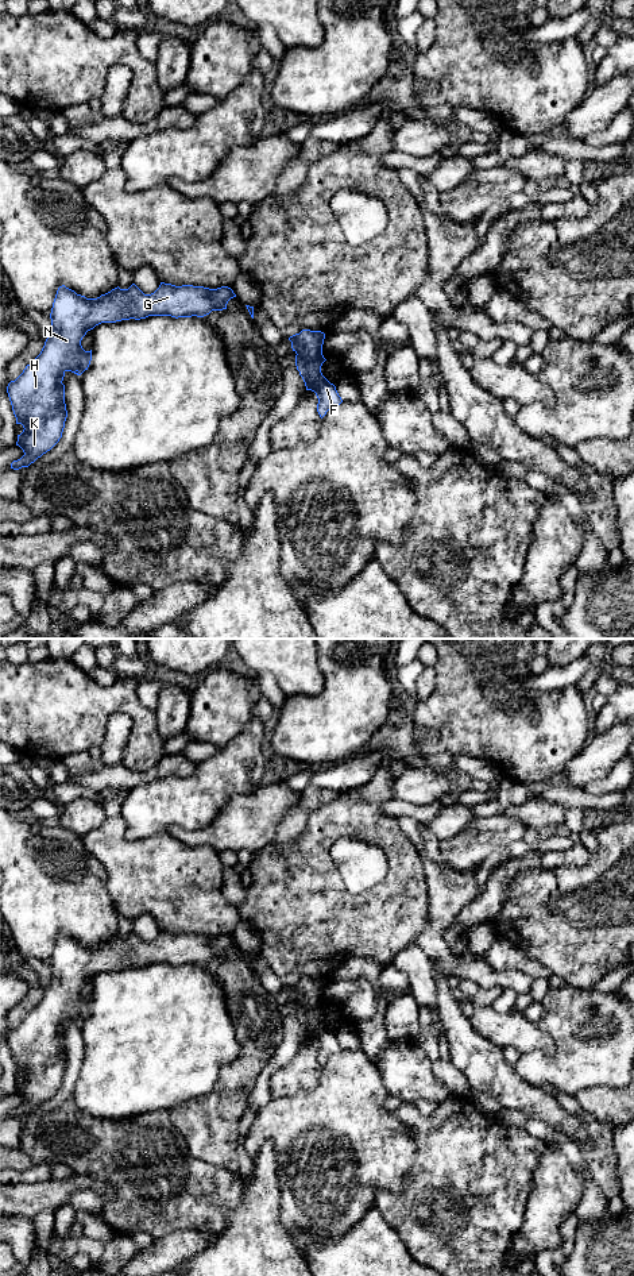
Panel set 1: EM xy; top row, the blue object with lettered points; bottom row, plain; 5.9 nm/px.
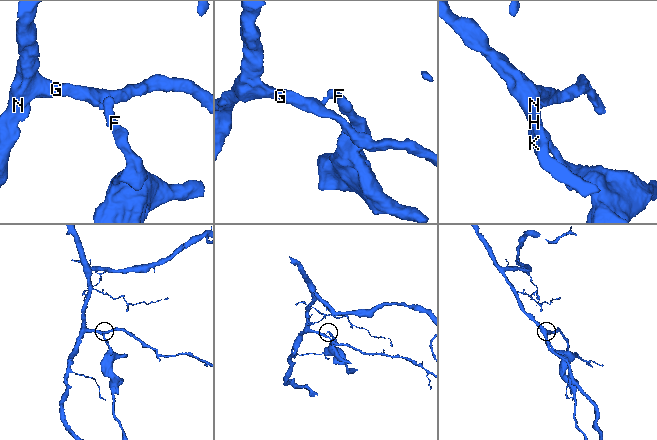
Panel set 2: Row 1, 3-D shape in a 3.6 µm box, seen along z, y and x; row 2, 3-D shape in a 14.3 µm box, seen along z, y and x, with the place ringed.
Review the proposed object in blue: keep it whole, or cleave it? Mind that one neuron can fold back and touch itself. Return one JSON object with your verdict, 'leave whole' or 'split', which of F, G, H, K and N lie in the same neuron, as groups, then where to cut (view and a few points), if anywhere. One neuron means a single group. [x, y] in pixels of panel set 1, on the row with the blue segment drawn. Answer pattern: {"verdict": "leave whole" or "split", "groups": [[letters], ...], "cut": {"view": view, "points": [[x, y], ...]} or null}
{"verdict": "split", "groups": [["F"], ["G", "H", "K", "N"]], "cut": {"view": "xy", "points": [[293, 335], [296, 350]]}}

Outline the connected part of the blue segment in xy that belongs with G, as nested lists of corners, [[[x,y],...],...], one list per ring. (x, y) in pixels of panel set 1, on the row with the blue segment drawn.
[[[161,282],[159,288],[151,294],[144,294],[132,284],[128,289],[120,289],[117,286],[97,298],[86,298],[65,285],[59,286],[50,313],[51,332],[40,354],[7,386],[16,424],[22,424],[24,428],[23,432],[18,435],[16,442],[16,446],[23,450],[24,455],[13,460],[11,469],[19,470],[28,467],[38,458],[50,451],[62,437],[67,417],[65,385],[62,381],[66,371],[81,375],[88,370],[92,361],[92,350],[85,351],[81,346],[81,340],[88,331],[101,323],[116,323],[129,319],[140,320],[148,316],[171,316],[175,319],[192,316],[204,317],[212,311],[227,309],[228,301],[233,297],[236,297],[236,294],[228,286],[209,289],[193,285],[175,286],[165,282]]]

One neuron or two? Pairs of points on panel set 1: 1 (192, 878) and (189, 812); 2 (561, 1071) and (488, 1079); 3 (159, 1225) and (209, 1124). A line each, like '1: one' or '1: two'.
1: two
2: two
3: two

